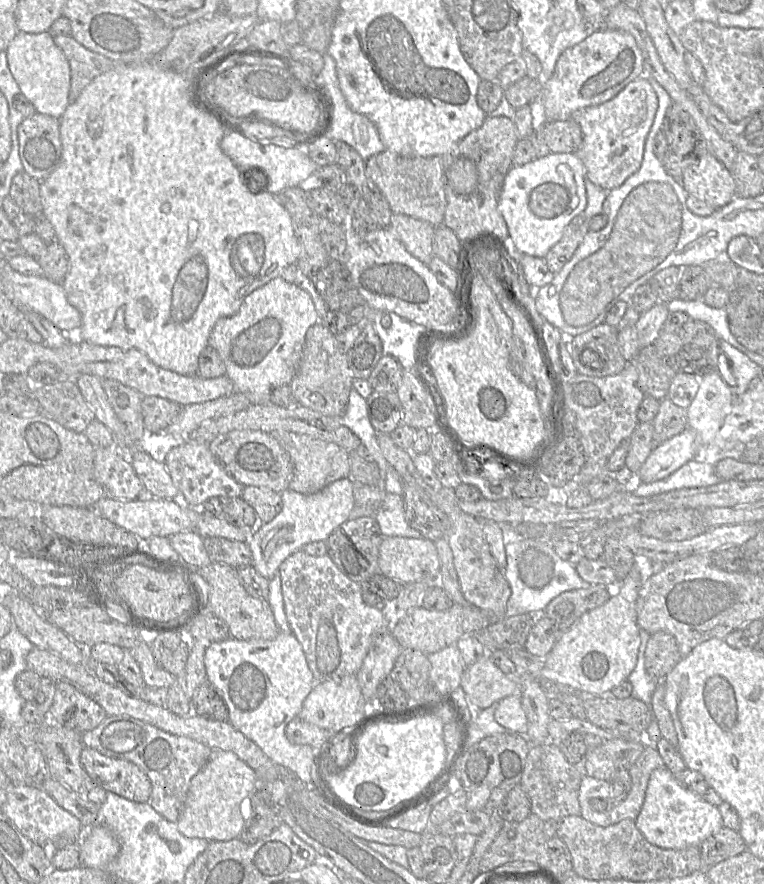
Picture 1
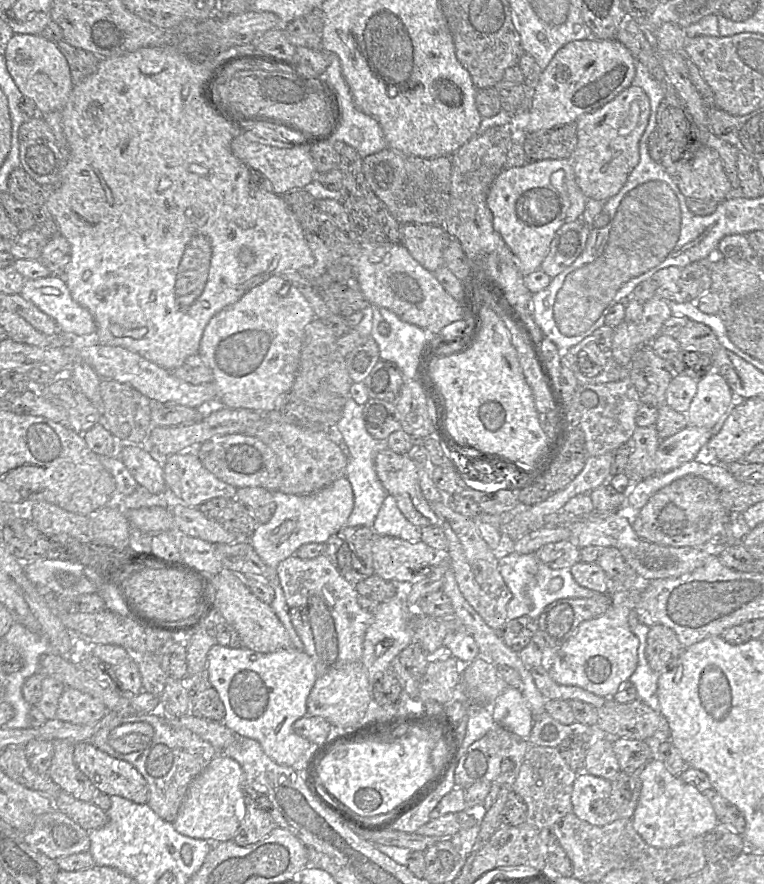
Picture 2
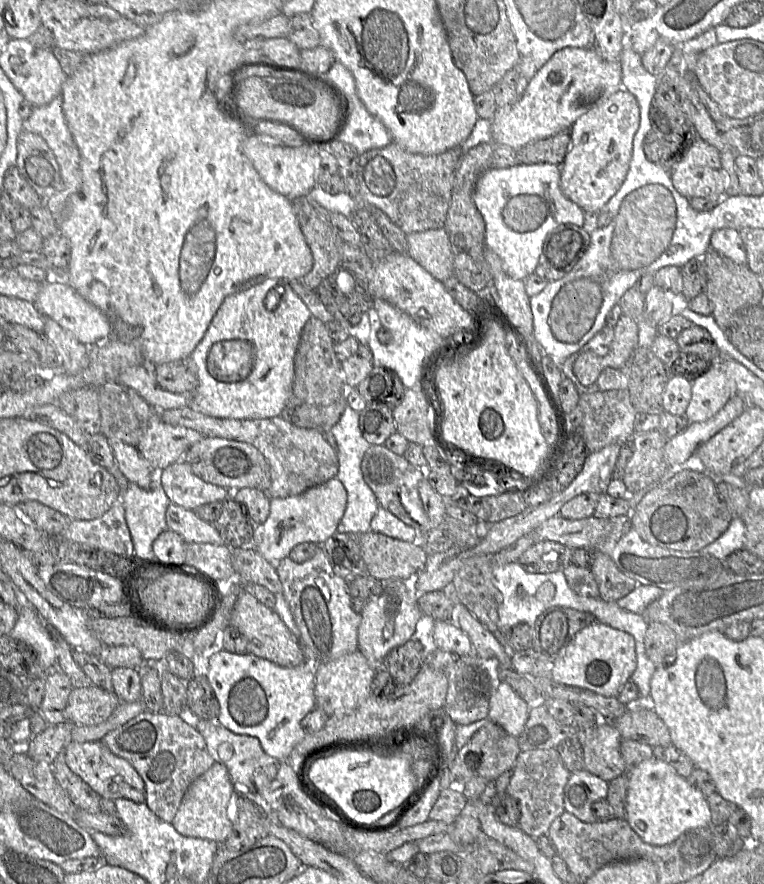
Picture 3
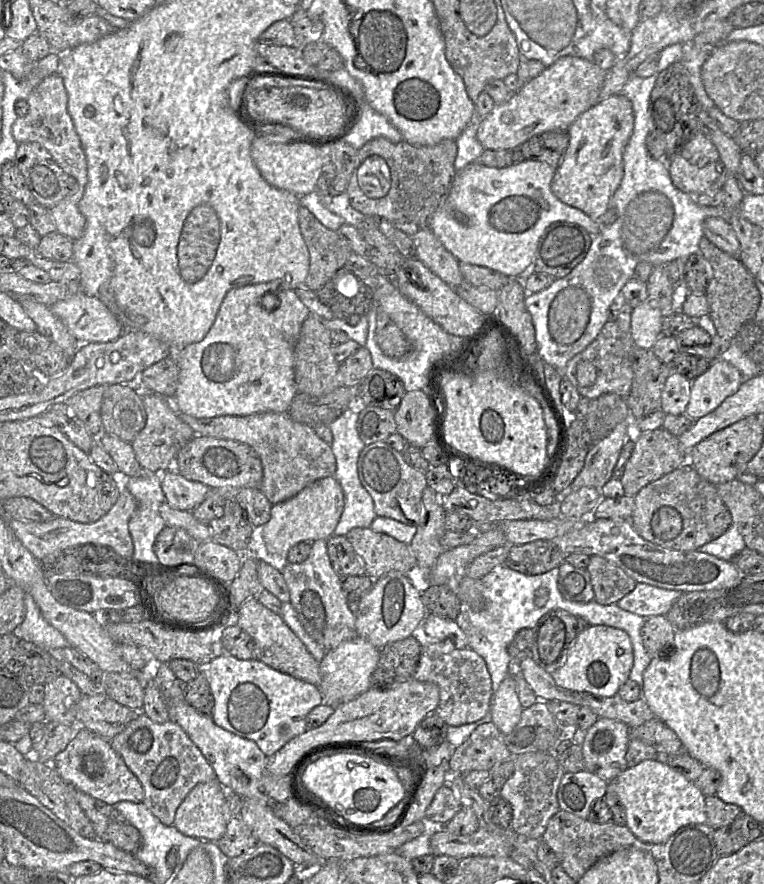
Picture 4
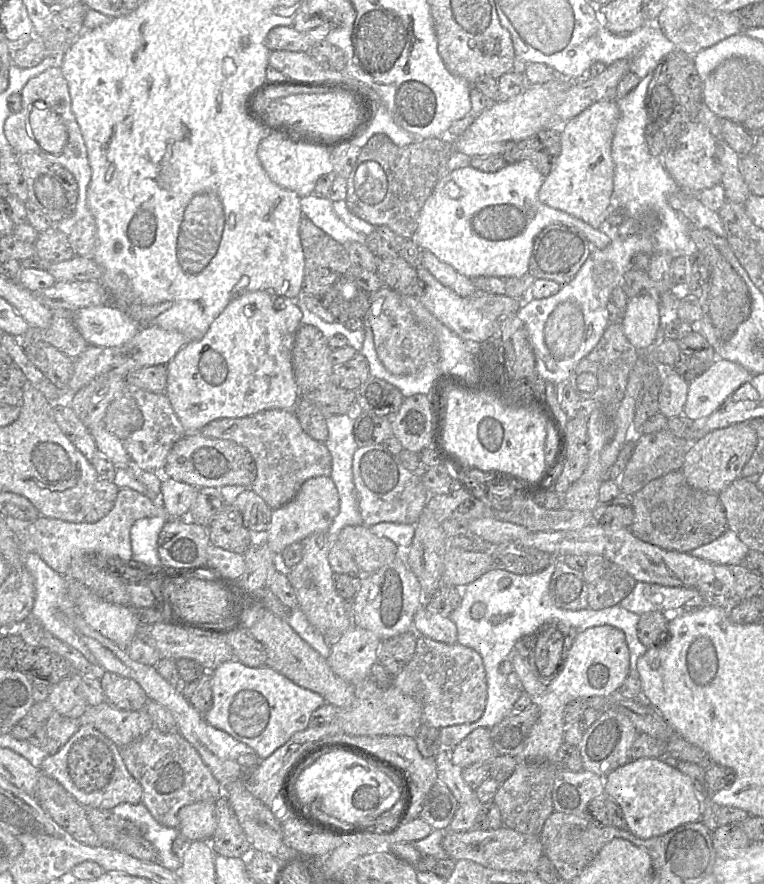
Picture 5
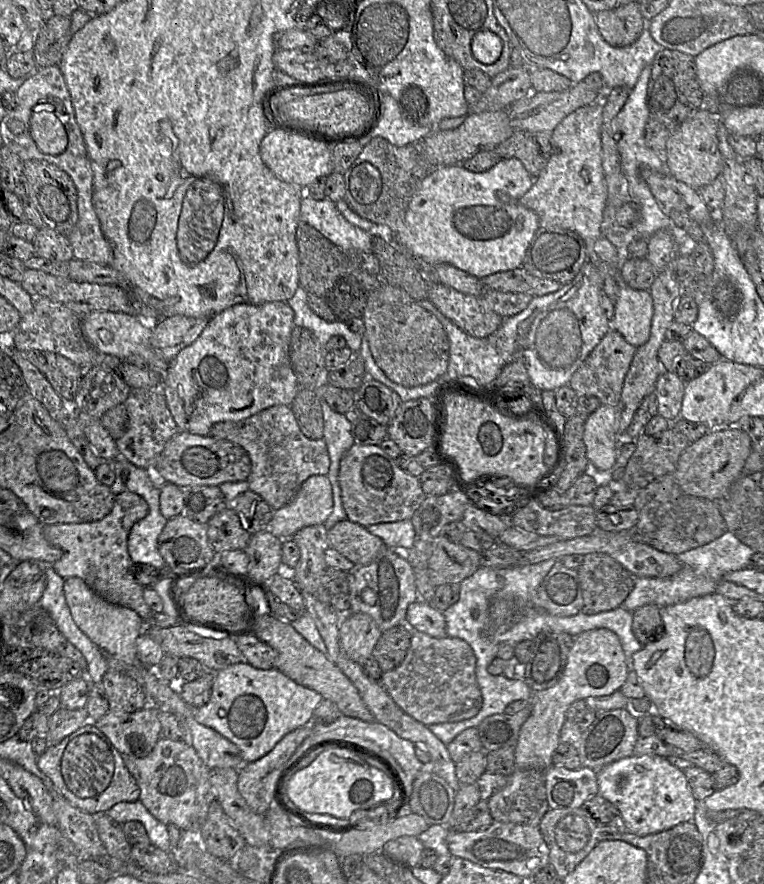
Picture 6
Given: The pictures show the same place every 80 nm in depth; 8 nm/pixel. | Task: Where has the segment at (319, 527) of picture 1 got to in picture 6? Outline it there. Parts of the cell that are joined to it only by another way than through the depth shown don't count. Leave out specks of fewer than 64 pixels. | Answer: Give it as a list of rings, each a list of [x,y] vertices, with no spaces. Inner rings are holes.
[[[313,475],[300,486],[294,498],[273,512],[269,529],[280,539],[292,538],[306,526],[323,524],[333,510],[332,486],[326,475]]]

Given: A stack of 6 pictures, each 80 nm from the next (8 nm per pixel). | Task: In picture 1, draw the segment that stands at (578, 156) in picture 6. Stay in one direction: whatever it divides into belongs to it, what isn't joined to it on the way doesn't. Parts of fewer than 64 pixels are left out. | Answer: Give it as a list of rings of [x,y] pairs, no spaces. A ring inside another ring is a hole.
[[[646,77],[630,82],[611,100],[597,106],[589,106],[575,111],[570,119],[576,121],[582,130],[583,140],[580,153],[577,154],[585,167],[585,178],[606,191],[622,185],[628,177],[641,166],[644,145],[648,132],[653,124],[658,108],[658,98]]]

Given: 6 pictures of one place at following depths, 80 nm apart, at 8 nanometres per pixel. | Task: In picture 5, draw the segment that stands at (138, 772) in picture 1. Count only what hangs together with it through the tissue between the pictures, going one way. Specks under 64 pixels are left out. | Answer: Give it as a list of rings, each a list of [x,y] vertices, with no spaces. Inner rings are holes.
[[[82,722],[57,752],[45,755],[39,769],[59,782],[85,808],[112,810],[120,803],[142,802],[142,786],[128,771],[120,748],[89,722]]]

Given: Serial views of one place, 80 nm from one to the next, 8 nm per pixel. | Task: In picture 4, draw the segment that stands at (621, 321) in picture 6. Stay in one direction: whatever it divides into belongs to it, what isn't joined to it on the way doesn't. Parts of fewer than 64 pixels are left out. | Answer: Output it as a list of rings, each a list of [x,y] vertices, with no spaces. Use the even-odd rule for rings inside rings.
[[[647,302],[632,309],[630,336],[637,348],[651,349],[661,336],[665,312],[650,306]]]

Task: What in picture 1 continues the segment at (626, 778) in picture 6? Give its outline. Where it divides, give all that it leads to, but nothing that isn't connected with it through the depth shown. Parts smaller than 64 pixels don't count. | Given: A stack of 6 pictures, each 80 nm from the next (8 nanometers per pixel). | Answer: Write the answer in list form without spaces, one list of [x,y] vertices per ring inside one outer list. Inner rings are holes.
[[[666,766],[651,773],[635,824],[648,842],[663,849],[700,847],[704,840],[724,827],[718,807],[683,786]]]

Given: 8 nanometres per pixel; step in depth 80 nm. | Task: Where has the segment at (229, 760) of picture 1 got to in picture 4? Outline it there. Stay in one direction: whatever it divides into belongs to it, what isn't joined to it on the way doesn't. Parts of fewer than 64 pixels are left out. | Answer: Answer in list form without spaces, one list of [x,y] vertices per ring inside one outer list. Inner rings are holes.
[[[218,779],[197,784],[178,807],[174,827],[186,836],[217,842],[225,834],[229,819],[227,792]]]

